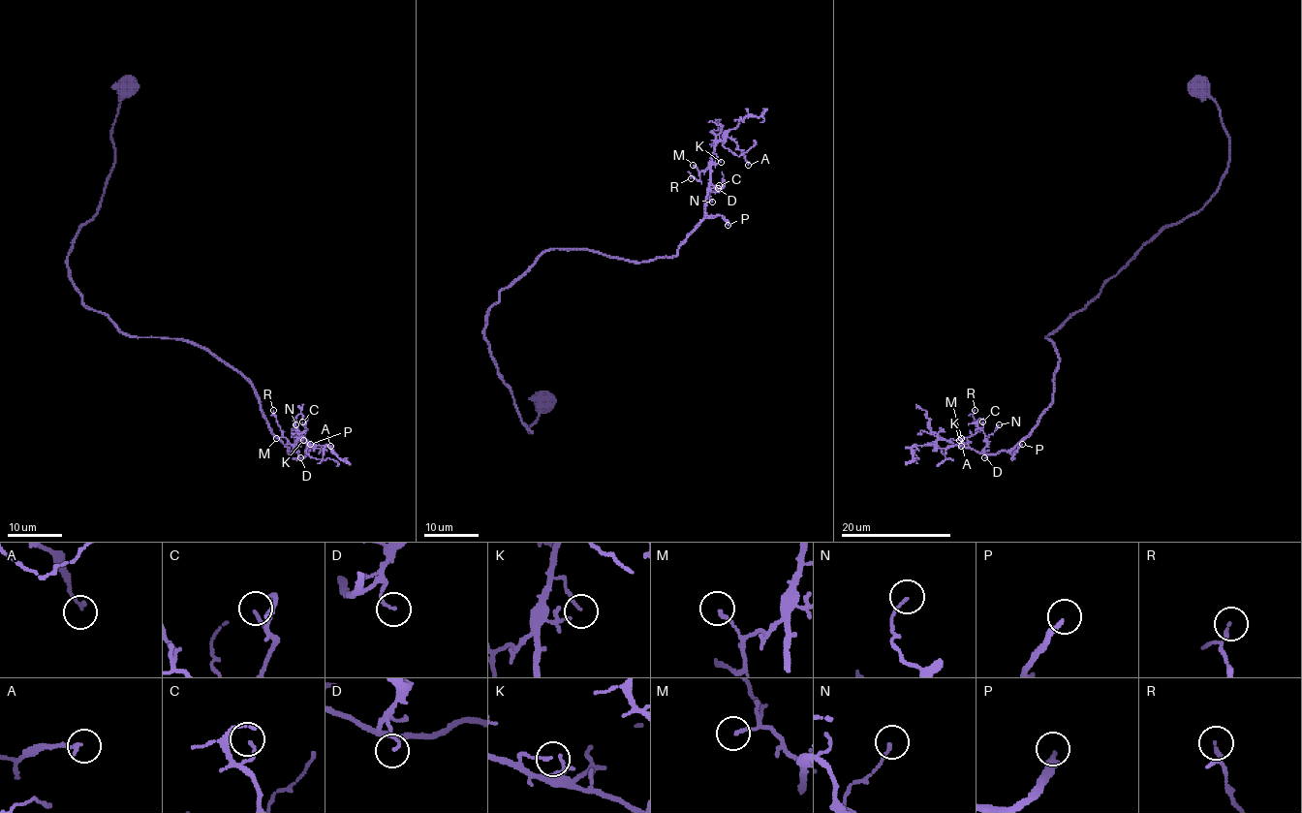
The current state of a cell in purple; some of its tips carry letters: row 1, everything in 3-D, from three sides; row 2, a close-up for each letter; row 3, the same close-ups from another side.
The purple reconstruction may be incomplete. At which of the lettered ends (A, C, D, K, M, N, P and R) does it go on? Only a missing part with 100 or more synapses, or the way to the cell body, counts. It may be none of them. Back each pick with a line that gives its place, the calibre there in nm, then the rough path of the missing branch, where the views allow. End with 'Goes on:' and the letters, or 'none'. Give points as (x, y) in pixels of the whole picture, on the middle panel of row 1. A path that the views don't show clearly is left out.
P: (728, 225) | 280 nm
Goes on: P

